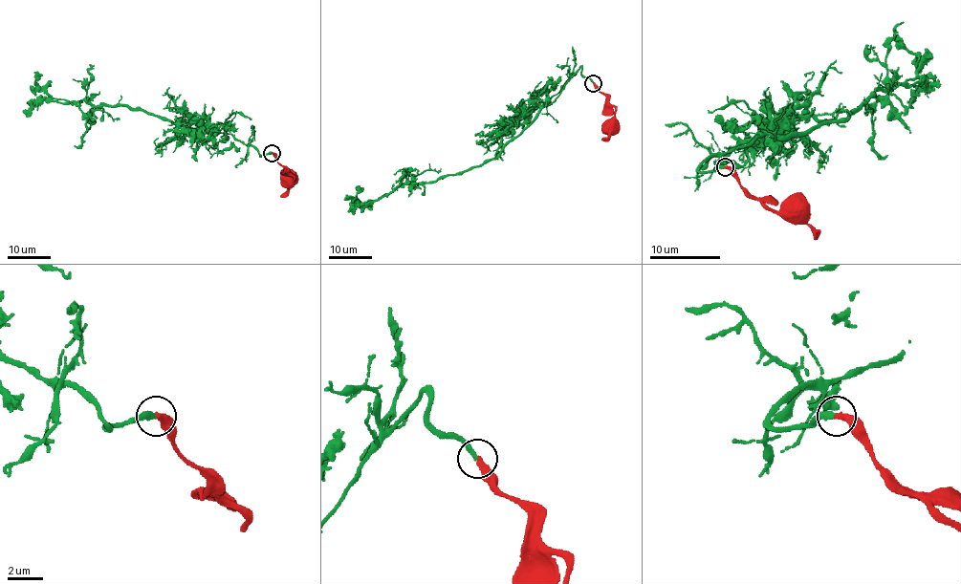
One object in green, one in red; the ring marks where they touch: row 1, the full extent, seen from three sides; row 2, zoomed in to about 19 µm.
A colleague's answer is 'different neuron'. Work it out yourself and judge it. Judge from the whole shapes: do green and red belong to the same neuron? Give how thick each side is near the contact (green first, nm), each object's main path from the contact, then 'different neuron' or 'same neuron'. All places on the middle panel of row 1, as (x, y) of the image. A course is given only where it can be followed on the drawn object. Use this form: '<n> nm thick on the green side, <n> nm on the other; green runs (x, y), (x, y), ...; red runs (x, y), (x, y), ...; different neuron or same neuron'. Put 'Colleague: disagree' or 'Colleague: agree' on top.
Colleague: disagree
320 nm thick on the green side, 400 nm on the other; green runs (594, 82), (580, 66), (553, 102), (499, 154), (478, 165), (435, 181), (400, 184), (361, 204), (356, 186); red runs (594, 82), (615, 108), (614, 125); same neuron

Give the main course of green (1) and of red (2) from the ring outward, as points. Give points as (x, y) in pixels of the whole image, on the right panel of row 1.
1: (725, 166), (698, 168), (761, 135), (803, 135), (840, 122), (880, 89), (911, 80), (922, 61), (893, 34)
2: (725, 166), (767, 208), (777, 212), (795, 210)

